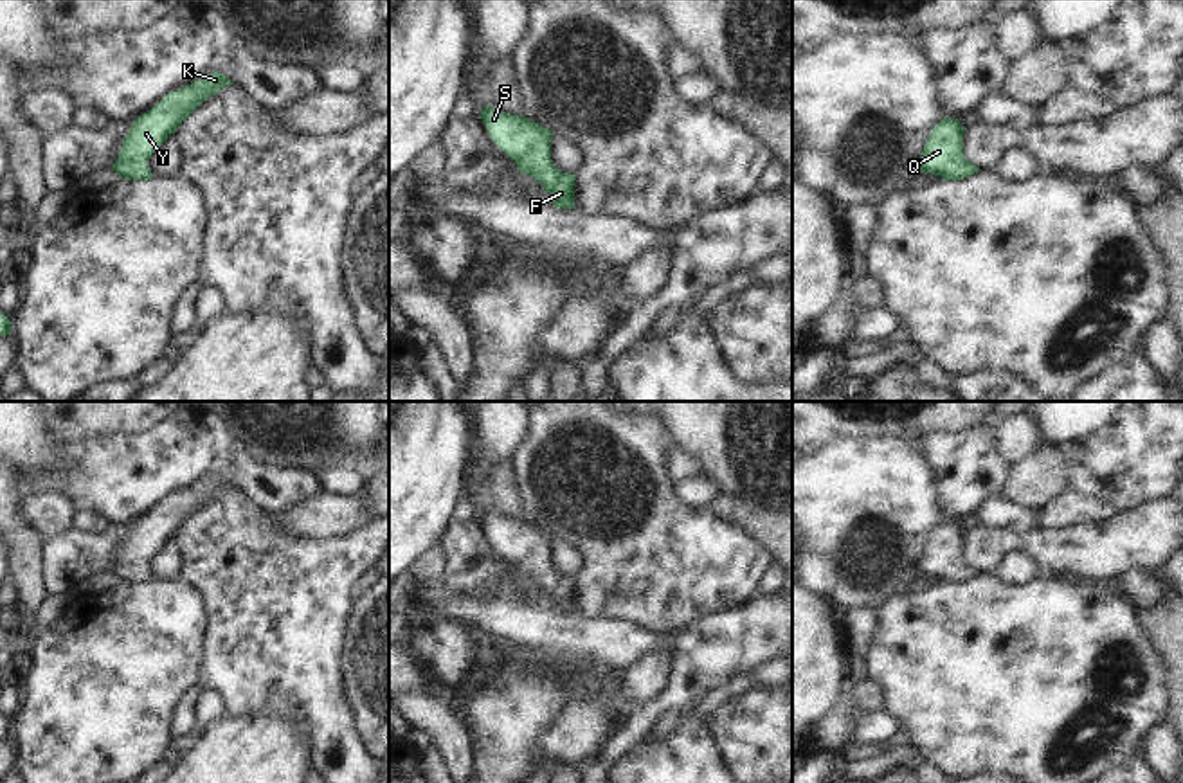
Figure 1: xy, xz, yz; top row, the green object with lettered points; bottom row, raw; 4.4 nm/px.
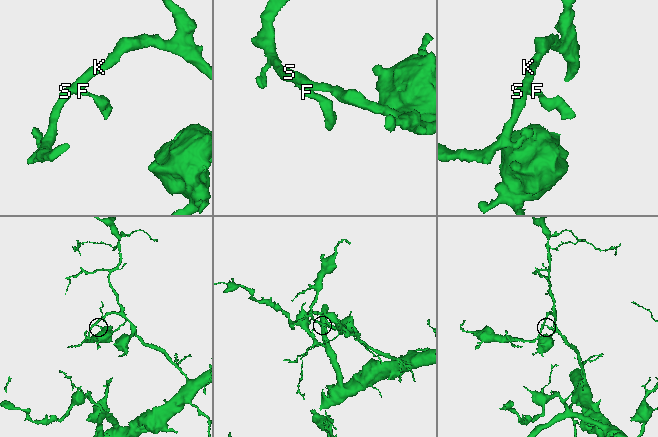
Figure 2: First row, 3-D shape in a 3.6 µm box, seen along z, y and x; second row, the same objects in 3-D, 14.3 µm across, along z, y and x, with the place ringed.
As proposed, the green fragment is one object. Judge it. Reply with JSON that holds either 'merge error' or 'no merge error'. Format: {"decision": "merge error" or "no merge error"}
{"decision": "no merge error"}

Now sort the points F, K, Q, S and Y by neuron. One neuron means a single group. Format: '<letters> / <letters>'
F K Q S Y

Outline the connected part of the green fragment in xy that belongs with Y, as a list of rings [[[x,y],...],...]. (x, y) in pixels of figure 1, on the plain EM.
[[[212,475],[167,497],[149,515],[133,524],[122,542],[112,572],[126,583],[151,583],[149,560],[180,531],[180,527],[209,500],[234,488],[227,479]]]

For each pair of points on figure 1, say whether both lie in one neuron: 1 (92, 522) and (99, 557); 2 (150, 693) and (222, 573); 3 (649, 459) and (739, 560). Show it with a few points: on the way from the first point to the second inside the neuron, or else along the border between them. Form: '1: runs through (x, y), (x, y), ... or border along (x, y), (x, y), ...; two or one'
1: border along (72, 528), (83, 533), (105, 533); two
2: border along (180, 578), (204, 596), (211, 618), (206, 645); two
3: runs through (659, 488), (659, 495), (710, 546); one

